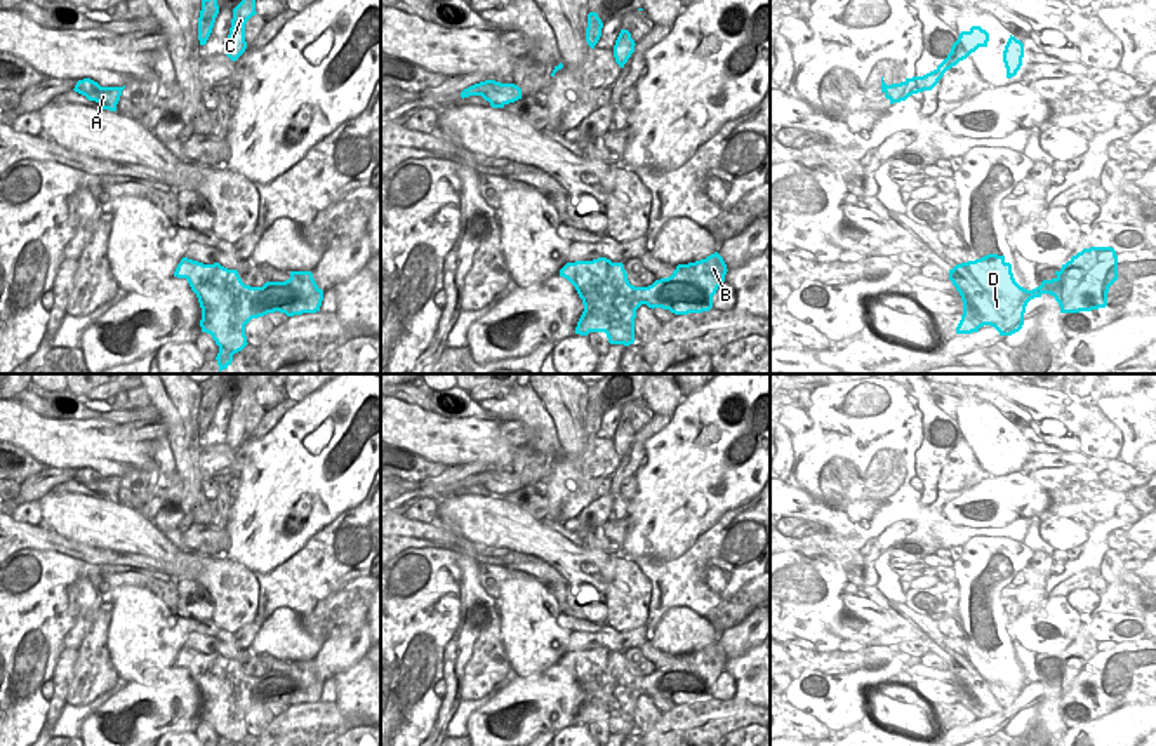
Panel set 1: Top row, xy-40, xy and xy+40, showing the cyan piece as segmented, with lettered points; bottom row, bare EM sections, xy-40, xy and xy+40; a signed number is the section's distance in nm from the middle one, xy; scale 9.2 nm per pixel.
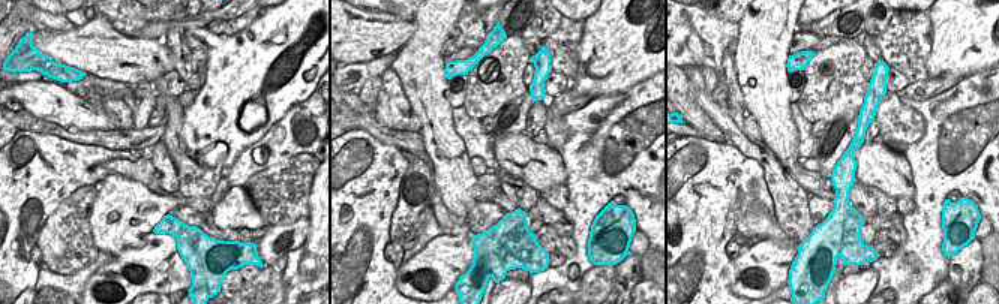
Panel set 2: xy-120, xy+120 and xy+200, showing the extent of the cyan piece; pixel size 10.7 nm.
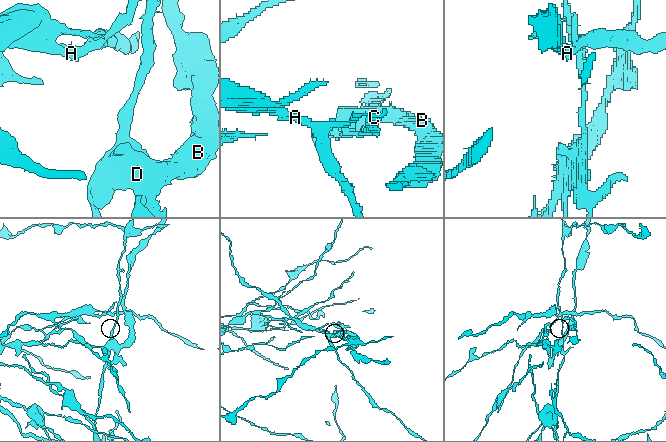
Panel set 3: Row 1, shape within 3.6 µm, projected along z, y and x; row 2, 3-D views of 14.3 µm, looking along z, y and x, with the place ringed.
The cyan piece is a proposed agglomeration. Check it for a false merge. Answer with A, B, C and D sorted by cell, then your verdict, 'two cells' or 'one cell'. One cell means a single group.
A C / B D; two cells

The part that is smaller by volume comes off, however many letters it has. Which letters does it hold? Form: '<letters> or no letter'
B, D

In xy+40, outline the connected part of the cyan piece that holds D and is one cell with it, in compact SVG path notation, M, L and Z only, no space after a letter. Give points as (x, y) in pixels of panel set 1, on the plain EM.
M1090 636L1073 645L1055 668L1043 669L1040 676L1027 680L1020 676L1012 663L1012 654L1005 645L987 643L980 649L956 654L949 663L958 663L965 680L975 680L977 689L963 694L963 704L956 716L956 723L979 722L980 716L991 715L1000 725L1012 725L1024 715L1026 696L1031 689L1050 683L1060 696L1060 703L1092 701L1107 696L1109 676L1118 669L1118 645L1113 636Z

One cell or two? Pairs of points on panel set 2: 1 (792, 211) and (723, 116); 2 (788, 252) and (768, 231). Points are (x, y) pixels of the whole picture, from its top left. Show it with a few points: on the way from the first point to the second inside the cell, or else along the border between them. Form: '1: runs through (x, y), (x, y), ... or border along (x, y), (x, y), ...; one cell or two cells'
1: runs through (782, 186), (767, 157), (743, 141); one cell
2: border along (786, 237), (764, 240); two cells

